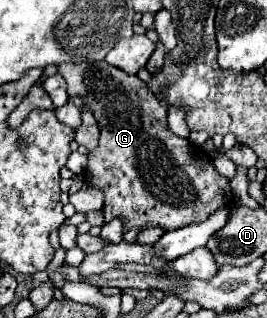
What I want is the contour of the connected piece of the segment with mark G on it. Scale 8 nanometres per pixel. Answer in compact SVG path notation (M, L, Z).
M79 62L79 64L59 64L59 74L65 78L67 82L67 94L69 96L83 96L83 100L87 102L89 110L93 112L99 128L101 128L101 138L99 138L99 146L89 154L89 162L87 162L87 182L95 188L101 188L103 194L105 194L105 210L103 210L103 216L105 216L105 222L111 222L113 218L121 218L123 220L123 228L125 232L131 230L131 228L139 228L139 230L145 230L145 228L153 228L153 226L159 226L163 230L177 230L179 226L189 226L191 222L203 222L203 218L209 218L211 214L215 214L215 210L221 210L223 206L229 204L231 200L231 188L229 188L229 178L221 176L211 158L197 146L191 146L187 142L187 138L179 138L175 134L171 134L169 126L167 126L167 104L159 102L145 86L145 82L141 82L135 74L127 74L107 62Z

